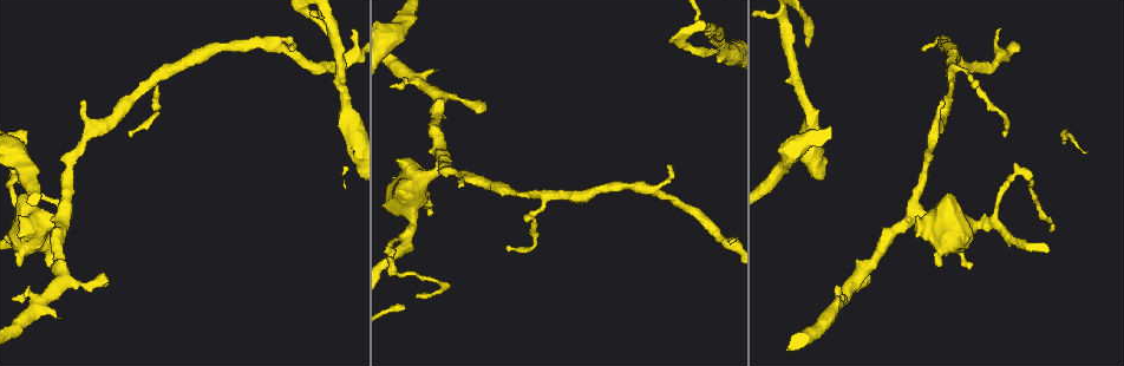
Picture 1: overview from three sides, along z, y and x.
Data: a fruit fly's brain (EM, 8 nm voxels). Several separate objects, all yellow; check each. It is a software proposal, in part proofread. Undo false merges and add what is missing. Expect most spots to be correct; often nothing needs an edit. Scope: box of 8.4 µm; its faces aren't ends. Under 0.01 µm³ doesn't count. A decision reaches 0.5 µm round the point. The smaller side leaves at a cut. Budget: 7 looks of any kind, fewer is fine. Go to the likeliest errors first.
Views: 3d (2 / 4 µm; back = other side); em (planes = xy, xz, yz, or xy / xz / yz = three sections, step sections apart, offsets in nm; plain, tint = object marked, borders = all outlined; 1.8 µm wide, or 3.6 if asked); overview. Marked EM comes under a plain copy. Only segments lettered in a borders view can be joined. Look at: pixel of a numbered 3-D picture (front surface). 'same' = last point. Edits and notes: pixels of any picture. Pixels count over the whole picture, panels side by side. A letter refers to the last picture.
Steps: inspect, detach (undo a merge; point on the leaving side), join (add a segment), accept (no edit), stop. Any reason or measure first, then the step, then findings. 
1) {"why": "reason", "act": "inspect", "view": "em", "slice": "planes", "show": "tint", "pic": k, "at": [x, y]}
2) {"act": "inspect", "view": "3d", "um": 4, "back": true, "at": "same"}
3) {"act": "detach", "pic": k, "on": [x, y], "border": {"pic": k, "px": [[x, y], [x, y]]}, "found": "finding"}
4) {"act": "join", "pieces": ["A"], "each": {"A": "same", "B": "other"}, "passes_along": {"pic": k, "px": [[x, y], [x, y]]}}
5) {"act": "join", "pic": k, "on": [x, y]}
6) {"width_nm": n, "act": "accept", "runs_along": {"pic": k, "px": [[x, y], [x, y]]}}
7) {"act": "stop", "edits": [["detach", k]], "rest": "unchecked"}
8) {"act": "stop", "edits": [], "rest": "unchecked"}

{"why": "thin end", "act": "inspect", "view": "3d", "um": 4, "pic": 1, "at": [716, 52]}

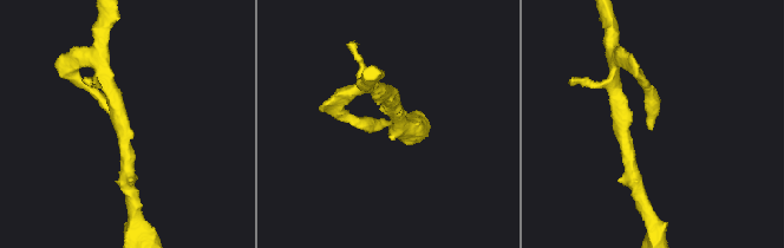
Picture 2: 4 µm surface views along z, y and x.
{"why": "now the EM", "act": "inspect", "view": "em", "slice": "planes", "show": "borders", "pic": 2, "at": [384, 125]}

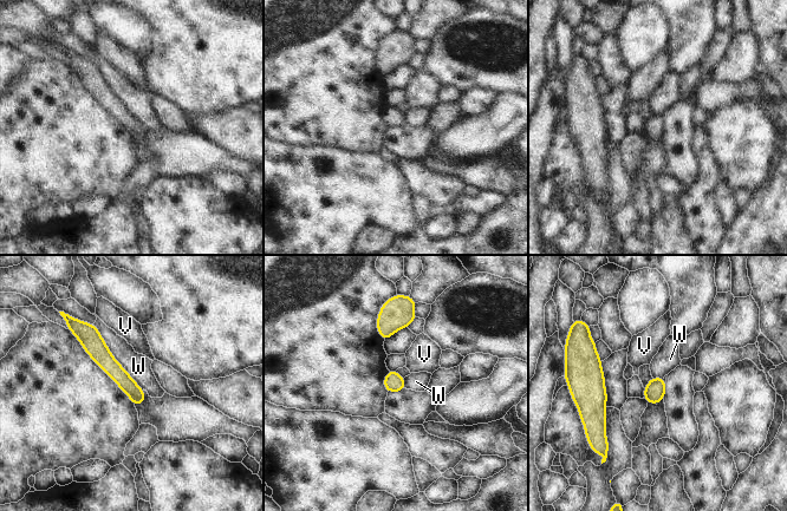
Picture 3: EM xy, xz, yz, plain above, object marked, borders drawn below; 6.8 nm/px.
{"width_nm": 110, "longest_contact_nm": ["W", 550], "act": "accept", "each": {"V": "other", "W": "other"}, "found": "no lettered segment goes on from it"}

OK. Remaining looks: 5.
{"act": "inspect", "view": "3d", "um": 2, "pic": 1, "at": [485, 108]}

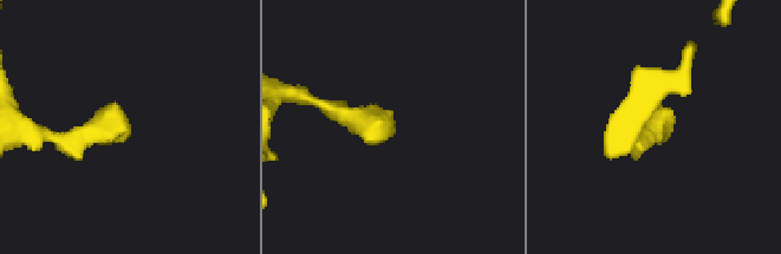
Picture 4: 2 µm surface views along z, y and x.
{"act": "inspect", "view": "em", "slice": "xz", "step": 4, "show": "tint", "pic": 4, "at": [661, 134]}

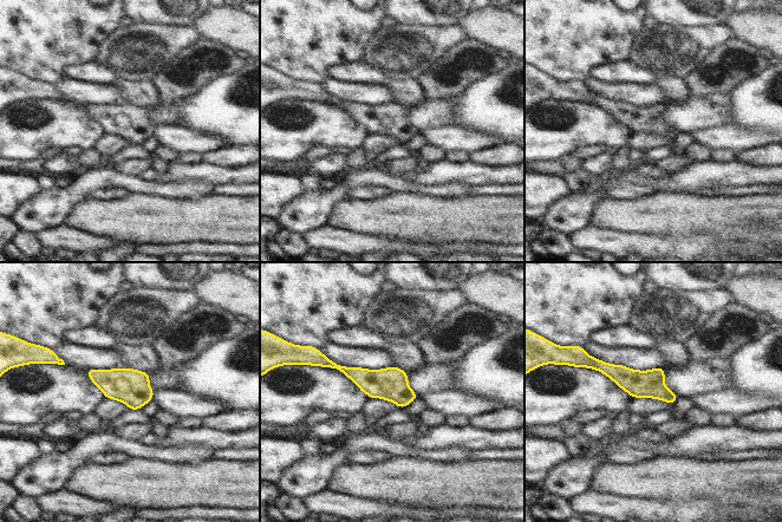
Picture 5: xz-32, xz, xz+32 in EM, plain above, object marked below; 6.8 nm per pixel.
{"why": "another direction", "act": "inspect", "view": "em", "slice": "planes", "show": "borders", "at": "same"}

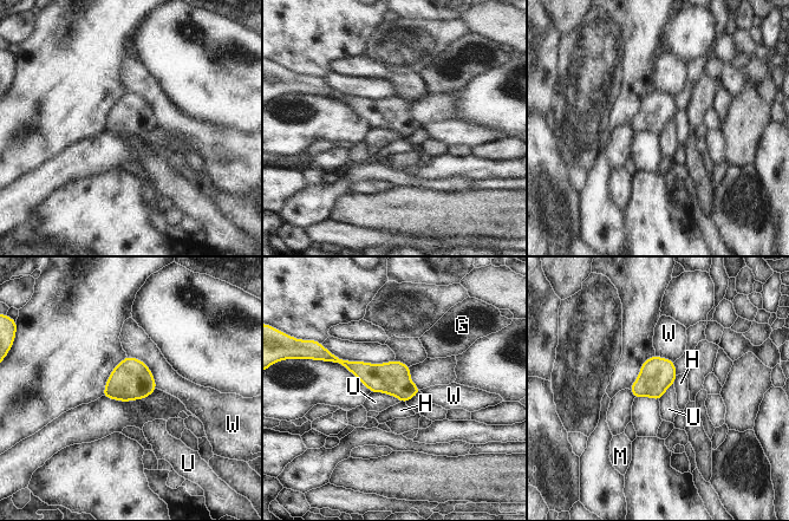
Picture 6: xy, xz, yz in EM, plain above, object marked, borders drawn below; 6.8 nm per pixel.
{"act": "accept", "each": {"G": "other", "H": "other", "M": "other", "U": "other", "W": "other"}, "border": {"pic": 6, "px": [[371, 391], [383, 391], [400, 401]]}, "found": "no lettered segment goes on from it"}

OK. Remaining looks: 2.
{"why": "branch stops here", "act": "inspect", "view": "3d", "um": 4, "pic": 1, "at": [1052, 227]}

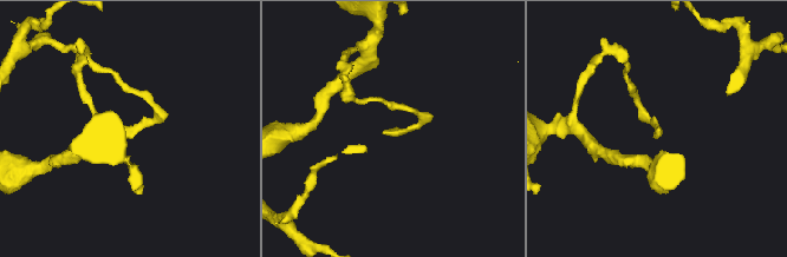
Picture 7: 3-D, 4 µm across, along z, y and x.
{"act": "inspect", "view": "em", "um": 3.6, "slice": "planes", "show": "borders", "pic": 7, "at": [386, 133]}

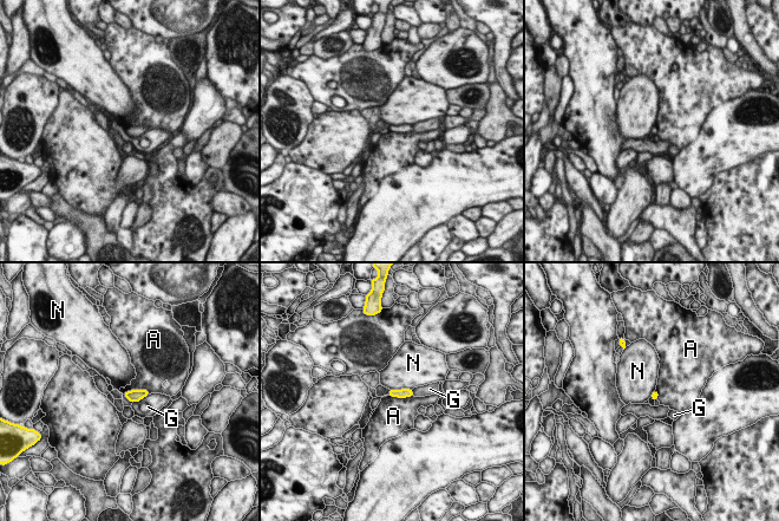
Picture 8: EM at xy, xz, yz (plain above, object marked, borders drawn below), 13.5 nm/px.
{"longest_contact_nm": ["A", 360], "act": "accept", "each": {"A": "other", "G": "other", "N": "other"}, "border": {"pic": 8, "px": [[149, 391], [128, 390], [123, 393]]}, "found": "no lettered segment goes on from it"}

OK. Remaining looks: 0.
{"act": "stop", "edits": [], "rest": "unchecked"}

